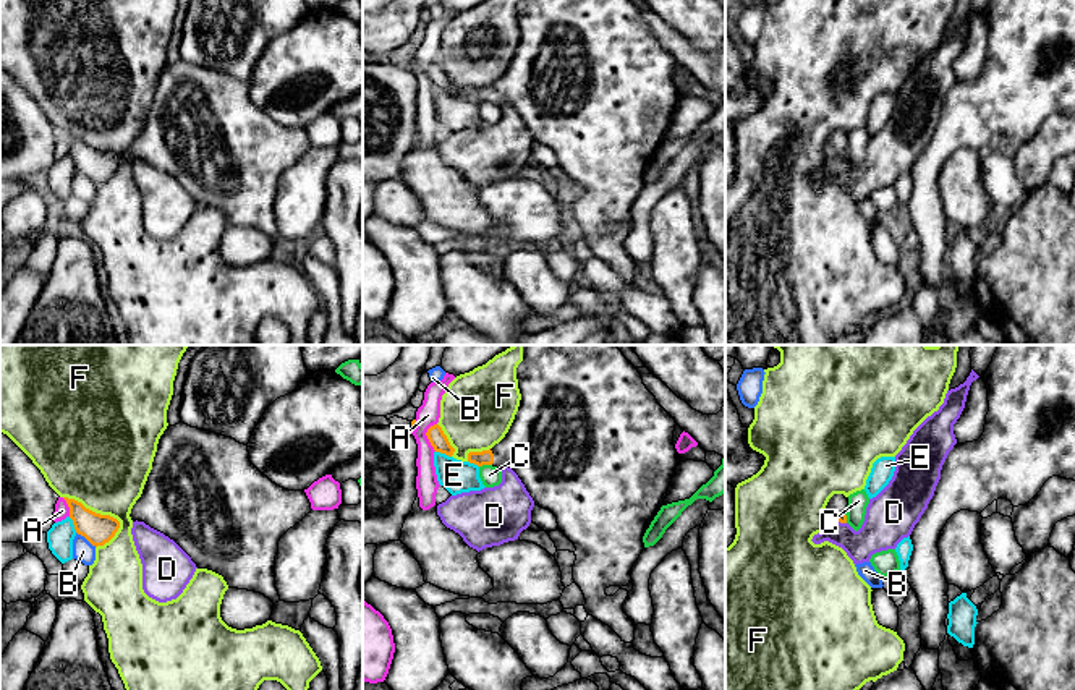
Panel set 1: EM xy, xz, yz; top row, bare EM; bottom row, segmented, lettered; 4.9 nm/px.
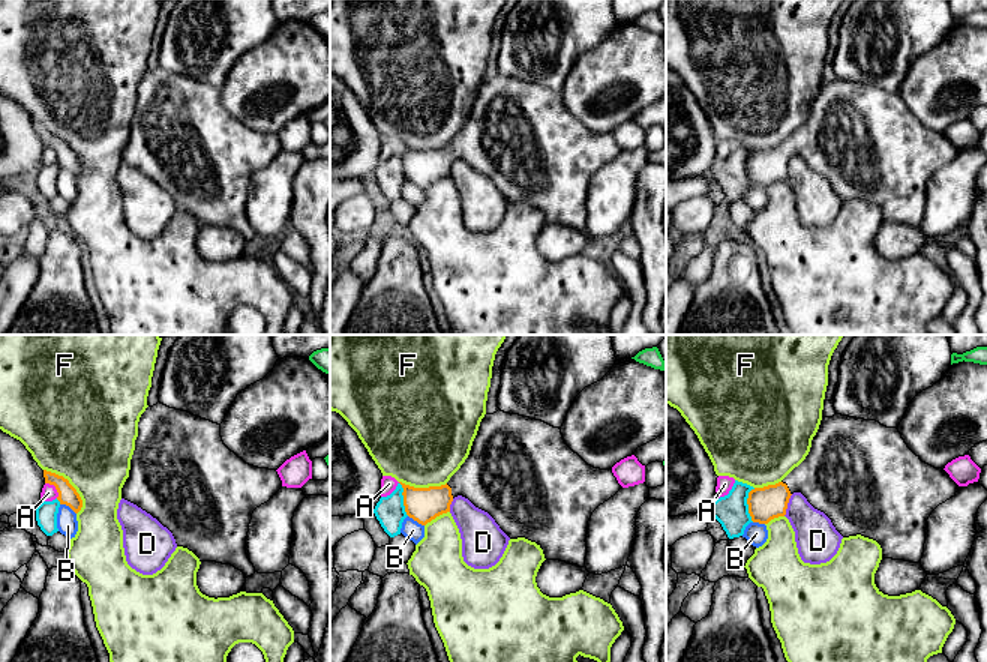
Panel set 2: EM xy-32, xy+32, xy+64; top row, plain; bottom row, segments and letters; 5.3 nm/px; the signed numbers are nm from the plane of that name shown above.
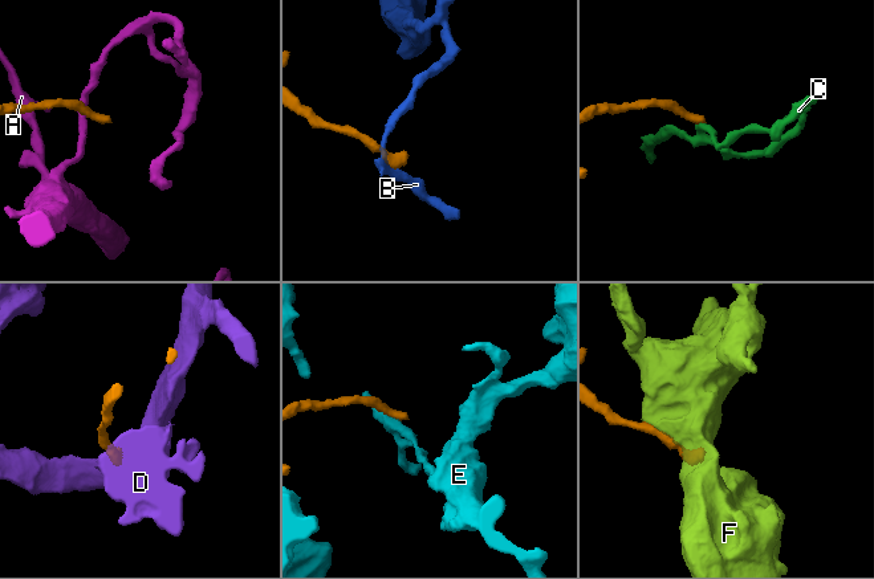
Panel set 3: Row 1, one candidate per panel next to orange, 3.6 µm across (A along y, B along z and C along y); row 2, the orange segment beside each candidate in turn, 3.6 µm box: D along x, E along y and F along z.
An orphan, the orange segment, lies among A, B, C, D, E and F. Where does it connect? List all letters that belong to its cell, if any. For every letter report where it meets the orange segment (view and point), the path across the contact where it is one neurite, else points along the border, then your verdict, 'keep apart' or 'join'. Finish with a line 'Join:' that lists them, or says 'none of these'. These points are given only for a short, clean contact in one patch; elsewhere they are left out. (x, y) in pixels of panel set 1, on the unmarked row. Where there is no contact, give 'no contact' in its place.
A: contact xz (428, 75); border xz (434, 60), (428, 67), (426, 75), (436, 88); keep apart
B: contact xy (86, 175); border xy (76, 169), (96, 183); keep apart
C: contact xz (484, 101); border xz (491, 101), (480, 104); keep apart
D: contact yz (841, 159); keep apart
E: contact xy (73, 161); keep apart
F: contact xy (97, 151); keep apart
Join: none of these

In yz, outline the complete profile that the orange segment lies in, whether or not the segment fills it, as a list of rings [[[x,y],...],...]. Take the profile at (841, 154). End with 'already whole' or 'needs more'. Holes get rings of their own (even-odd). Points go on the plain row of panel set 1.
[[[834,131],[824,146],[826,159],[847,160],[847,152],[845,152],[847,143],[848,143],[848,134],[845,134],[843,131]]]; needs more

